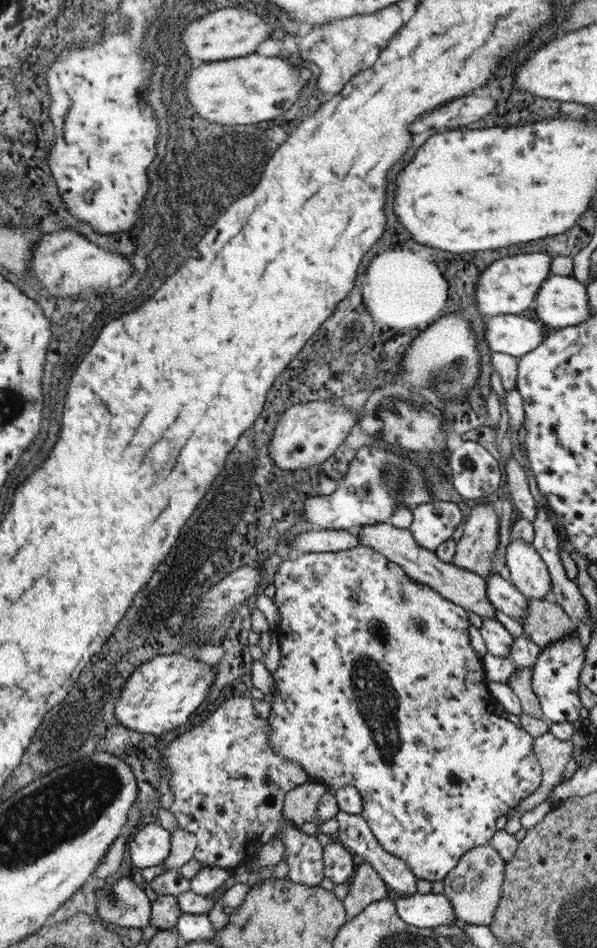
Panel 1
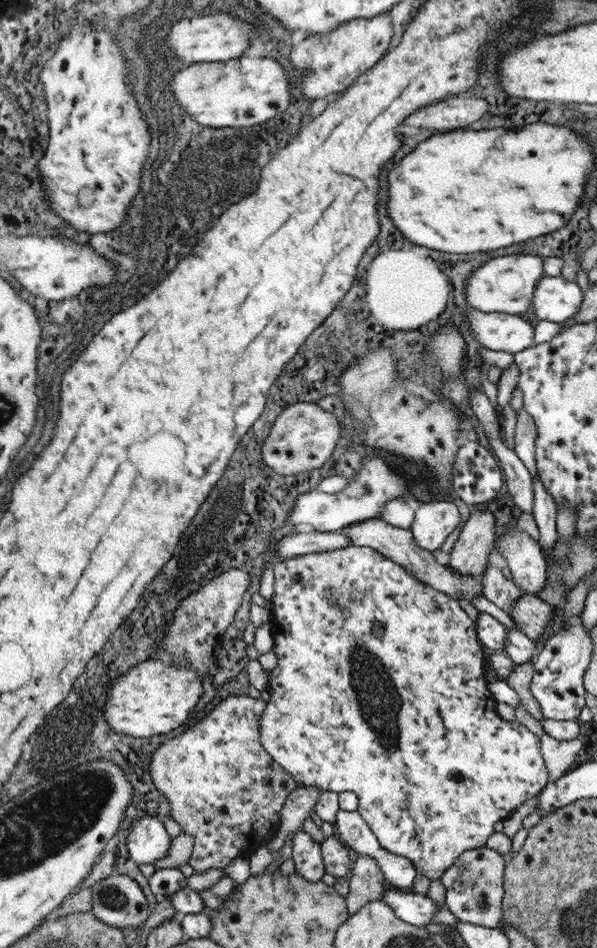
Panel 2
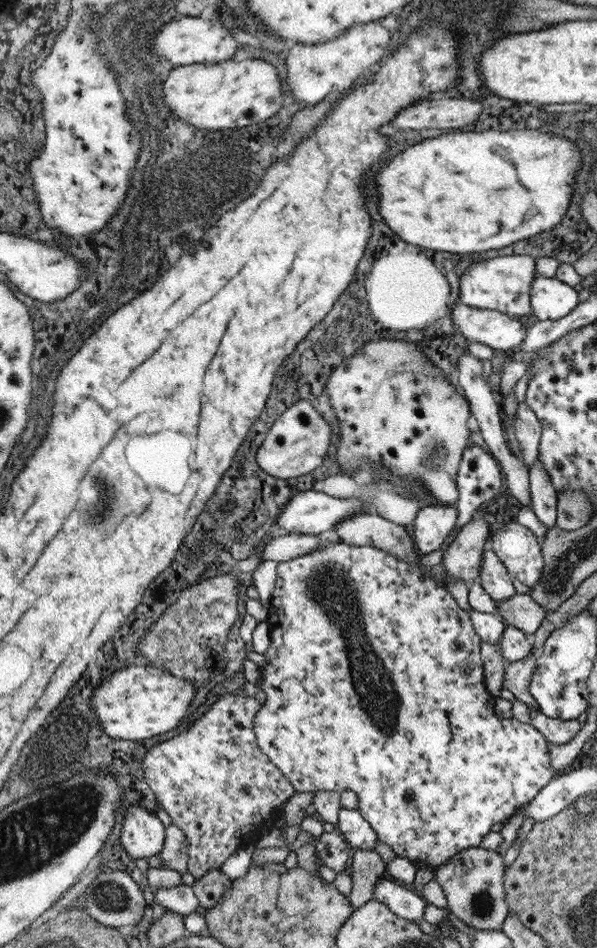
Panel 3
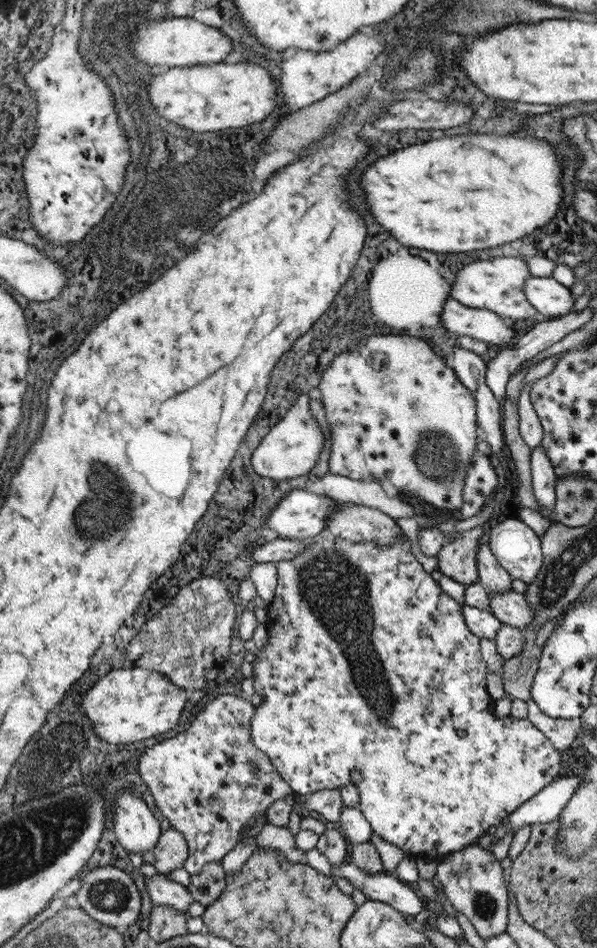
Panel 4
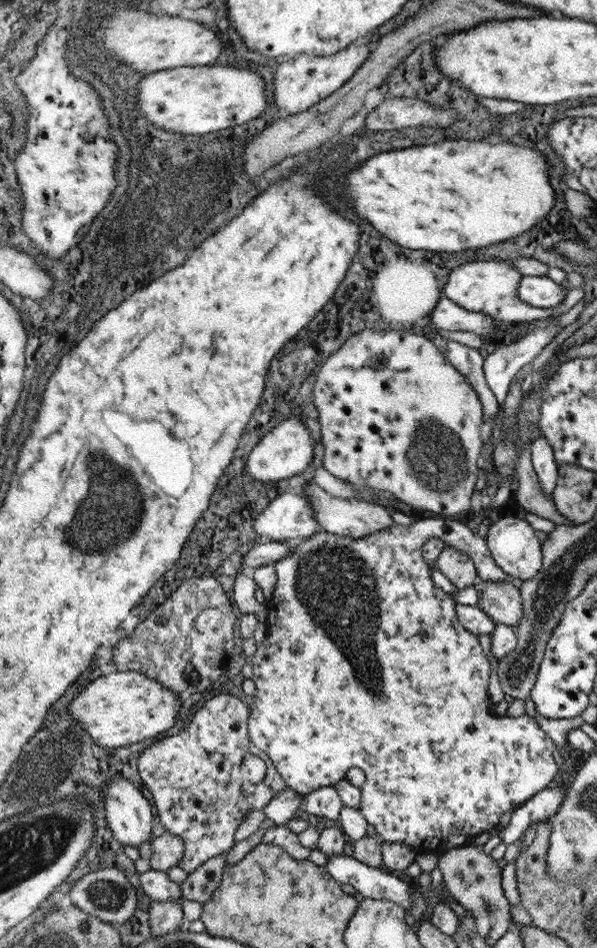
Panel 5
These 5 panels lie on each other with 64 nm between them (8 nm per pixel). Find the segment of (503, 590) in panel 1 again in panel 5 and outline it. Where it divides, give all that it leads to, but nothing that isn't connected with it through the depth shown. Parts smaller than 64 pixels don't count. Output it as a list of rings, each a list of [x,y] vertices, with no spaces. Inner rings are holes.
[[[421,518],[409,526],[397,526],[393,524],[389,530],[381,530],[377,534],[369,534],[365,538],[347,538],[337,536],[331,532],[315,532],[313,536],[305,538],[301,544],[297,544],[289,556],[275,562],[275,576],[277,584],[269,598],[267,606],[267,618],[265,618],[265,638],[261,644],[257,644],[257,650],[251,658],[251,680],[255,682],[255,696],[253,704],[249,706],[249,740],[255,748],[263,750],[289,790],[295,790],[299,796],[307,796],[313,790],[319,788],[333,788],[337,782],[345,778],[345,772],[355,766],[363,770],[365,782],[359,788],[361,790],[361,804],[359,812],[363,818],[375,828],[377,836],[387,844],[405,844],[417,850],[417,854],[445,854],[449,850],[463,848],[467,844],[473,844],[473,840],[481,832],[489,832],[497,828],[499,816],[517,810],[521,804],[525,804],[531,796],[545,790],[551,782],[553,774],[559,770],[563,762],[563,752],[553,744],[553,740],[541,730],[539,722],[527,714],[519,718],[507,718],[497,716],[489,712],[491,700],[487,694],[487,680],[491,672],[491,662],[487,658],[487,652],[483,652],[481,644],[477,642],[477,636],[471,634],[461,626],[455,614],[455,600],[449,594],[443,594],[439,588],[433,586],[429,564],[421,556],[421,546],[429,538],[439,538],[447,548],[453,548],[461,554],[467,554],[477,570],[477,578],[483,578],[485,582],[503,582],[507,580],[507,574],[495,564],[487,550],[487,542],[483,542],[477,534],[467,530],[465,524],[453,522],[451,518]]]

